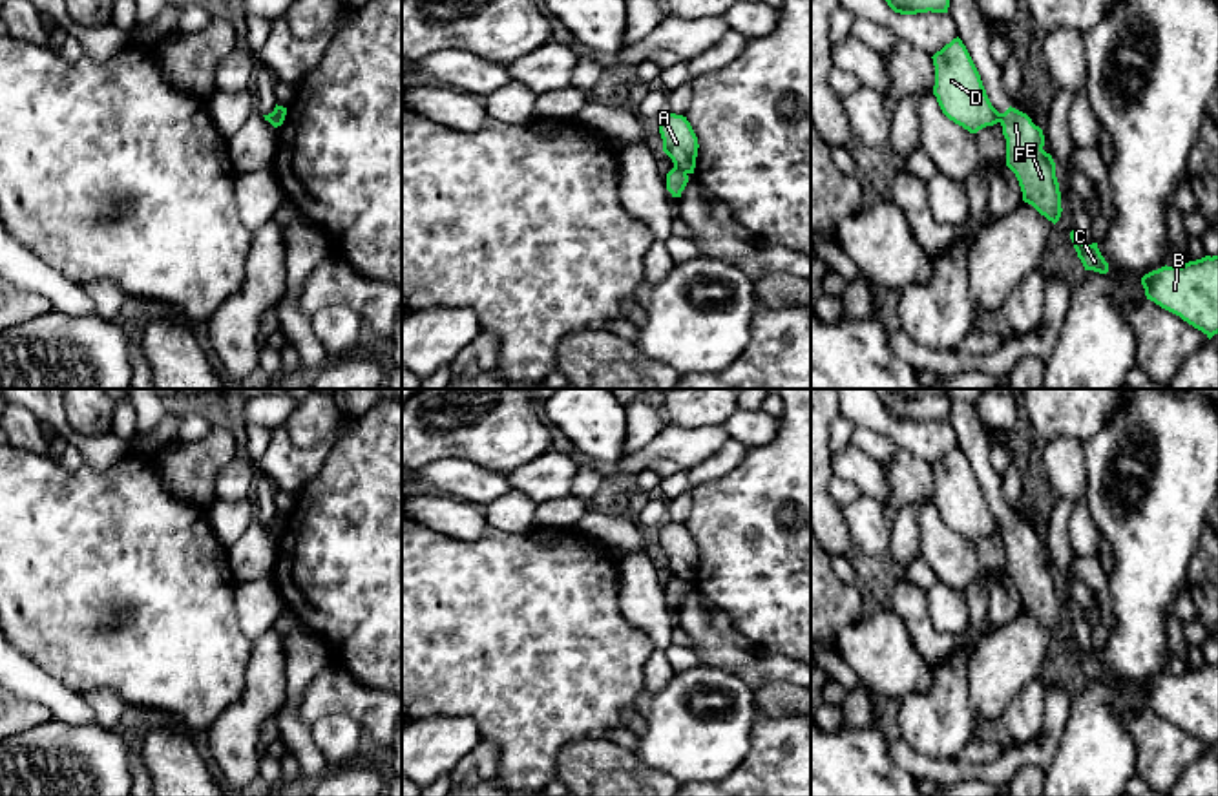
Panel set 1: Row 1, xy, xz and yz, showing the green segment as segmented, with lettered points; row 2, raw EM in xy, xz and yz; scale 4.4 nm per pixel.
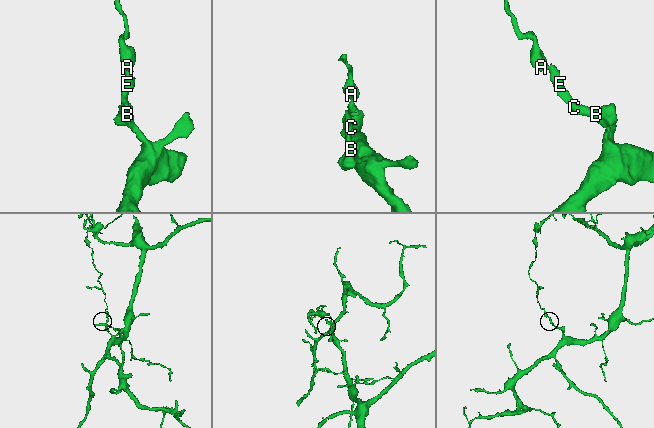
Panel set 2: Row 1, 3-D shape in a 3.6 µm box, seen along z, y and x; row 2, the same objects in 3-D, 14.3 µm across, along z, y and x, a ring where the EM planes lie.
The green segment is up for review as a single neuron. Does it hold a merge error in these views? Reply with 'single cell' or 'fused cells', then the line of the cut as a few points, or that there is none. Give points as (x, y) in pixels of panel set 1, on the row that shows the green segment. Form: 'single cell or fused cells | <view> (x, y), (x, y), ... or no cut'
fused cells | xz (674, 165), (685, 174)

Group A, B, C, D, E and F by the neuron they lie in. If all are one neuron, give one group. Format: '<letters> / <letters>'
A D / B C E F

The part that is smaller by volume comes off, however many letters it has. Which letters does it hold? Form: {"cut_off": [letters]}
{"cut_off": ["A", "D"]}

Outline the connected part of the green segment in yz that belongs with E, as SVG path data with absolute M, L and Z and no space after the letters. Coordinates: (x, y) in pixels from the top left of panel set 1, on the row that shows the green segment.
M1012 106L999 113L999 122L1006 139L1006 166L1019 181L1023 201L1055 225L1063 212L1061 192L1055 162L1043 150L1043 130L1026 113Z

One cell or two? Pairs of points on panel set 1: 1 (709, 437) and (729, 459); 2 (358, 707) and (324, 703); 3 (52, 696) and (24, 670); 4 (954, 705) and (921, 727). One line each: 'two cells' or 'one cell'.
1: two cells
2: one cell
3: one cell
4: one cell

